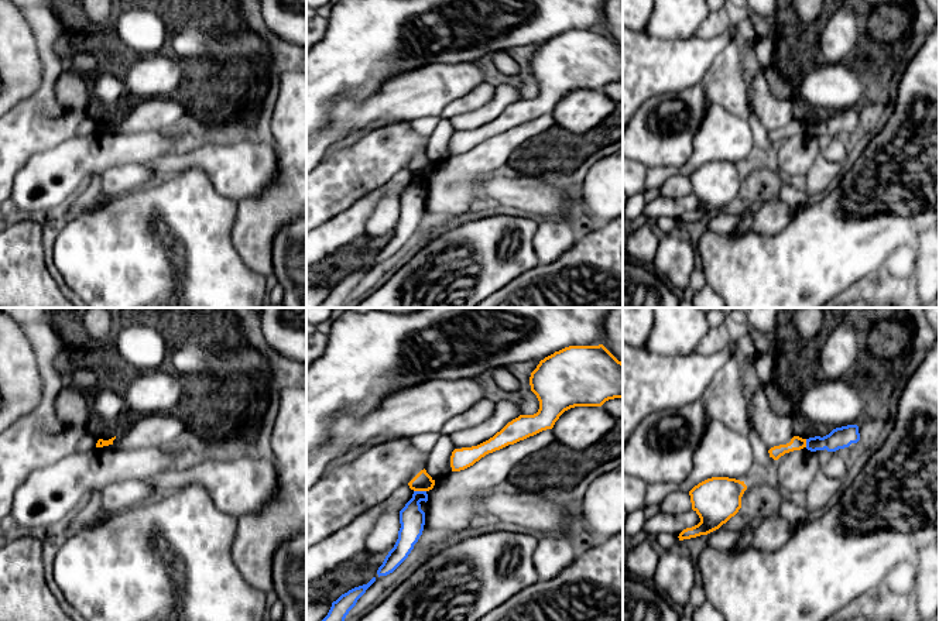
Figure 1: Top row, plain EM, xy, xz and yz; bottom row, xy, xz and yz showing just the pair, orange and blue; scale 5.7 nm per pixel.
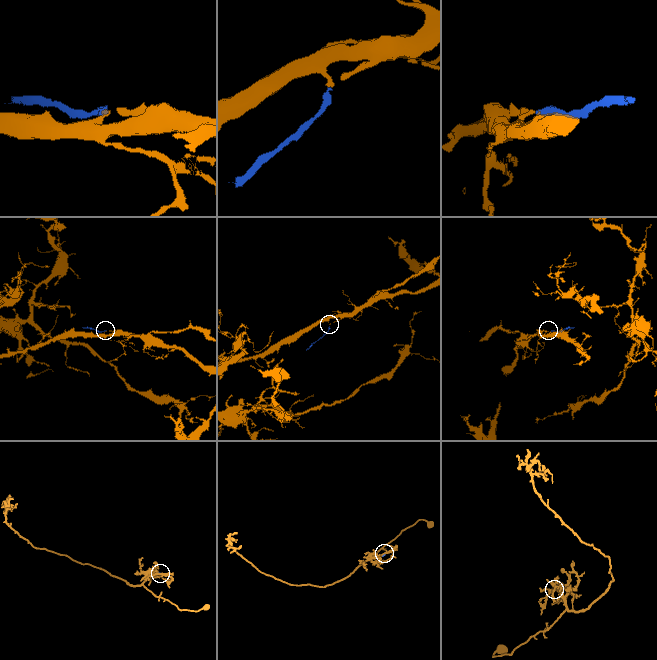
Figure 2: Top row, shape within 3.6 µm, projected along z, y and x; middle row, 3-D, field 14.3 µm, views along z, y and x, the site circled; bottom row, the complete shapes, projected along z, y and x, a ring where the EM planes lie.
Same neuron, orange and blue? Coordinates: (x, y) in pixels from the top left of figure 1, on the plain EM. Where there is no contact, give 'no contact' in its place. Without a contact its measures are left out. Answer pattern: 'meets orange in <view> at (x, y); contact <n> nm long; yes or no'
meets orange in xz at (420, 174); contact 70 nm long; no

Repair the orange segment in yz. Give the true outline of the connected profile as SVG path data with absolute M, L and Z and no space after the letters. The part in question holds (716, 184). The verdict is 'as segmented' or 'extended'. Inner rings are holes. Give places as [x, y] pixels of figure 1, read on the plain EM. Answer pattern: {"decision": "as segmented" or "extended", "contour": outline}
{"decision": "as segmented", "contour": "M712 161L690 175L692 193L699 199L700 206L679 217L679 224L707 219L719 213L741 192L741 181L747 169L744 165L729 161Z"}

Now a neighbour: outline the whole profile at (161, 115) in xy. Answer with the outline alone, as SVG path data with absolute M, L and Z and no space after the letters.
M179 96L138 100L127 116L117 116L113 130L121 134L171 131L191 120L192 109Z

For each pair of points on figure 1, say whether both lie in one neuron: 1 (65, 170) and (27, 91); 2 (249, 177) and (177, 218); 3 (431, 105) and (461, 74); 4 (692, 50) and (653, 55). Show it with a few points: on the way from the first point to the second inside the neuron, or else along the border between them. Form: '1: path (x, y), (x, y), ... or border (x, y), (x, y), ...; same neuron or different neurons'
1: border (75, 136), (37, 151), (26, 164); different neurons
2: border (196, 170), (201, 170), (220, 194), (237, 203); different neurons
3: path (437, 98), (453, 81); same neuron
4: path (682, 55), (662, 55); same neuron

